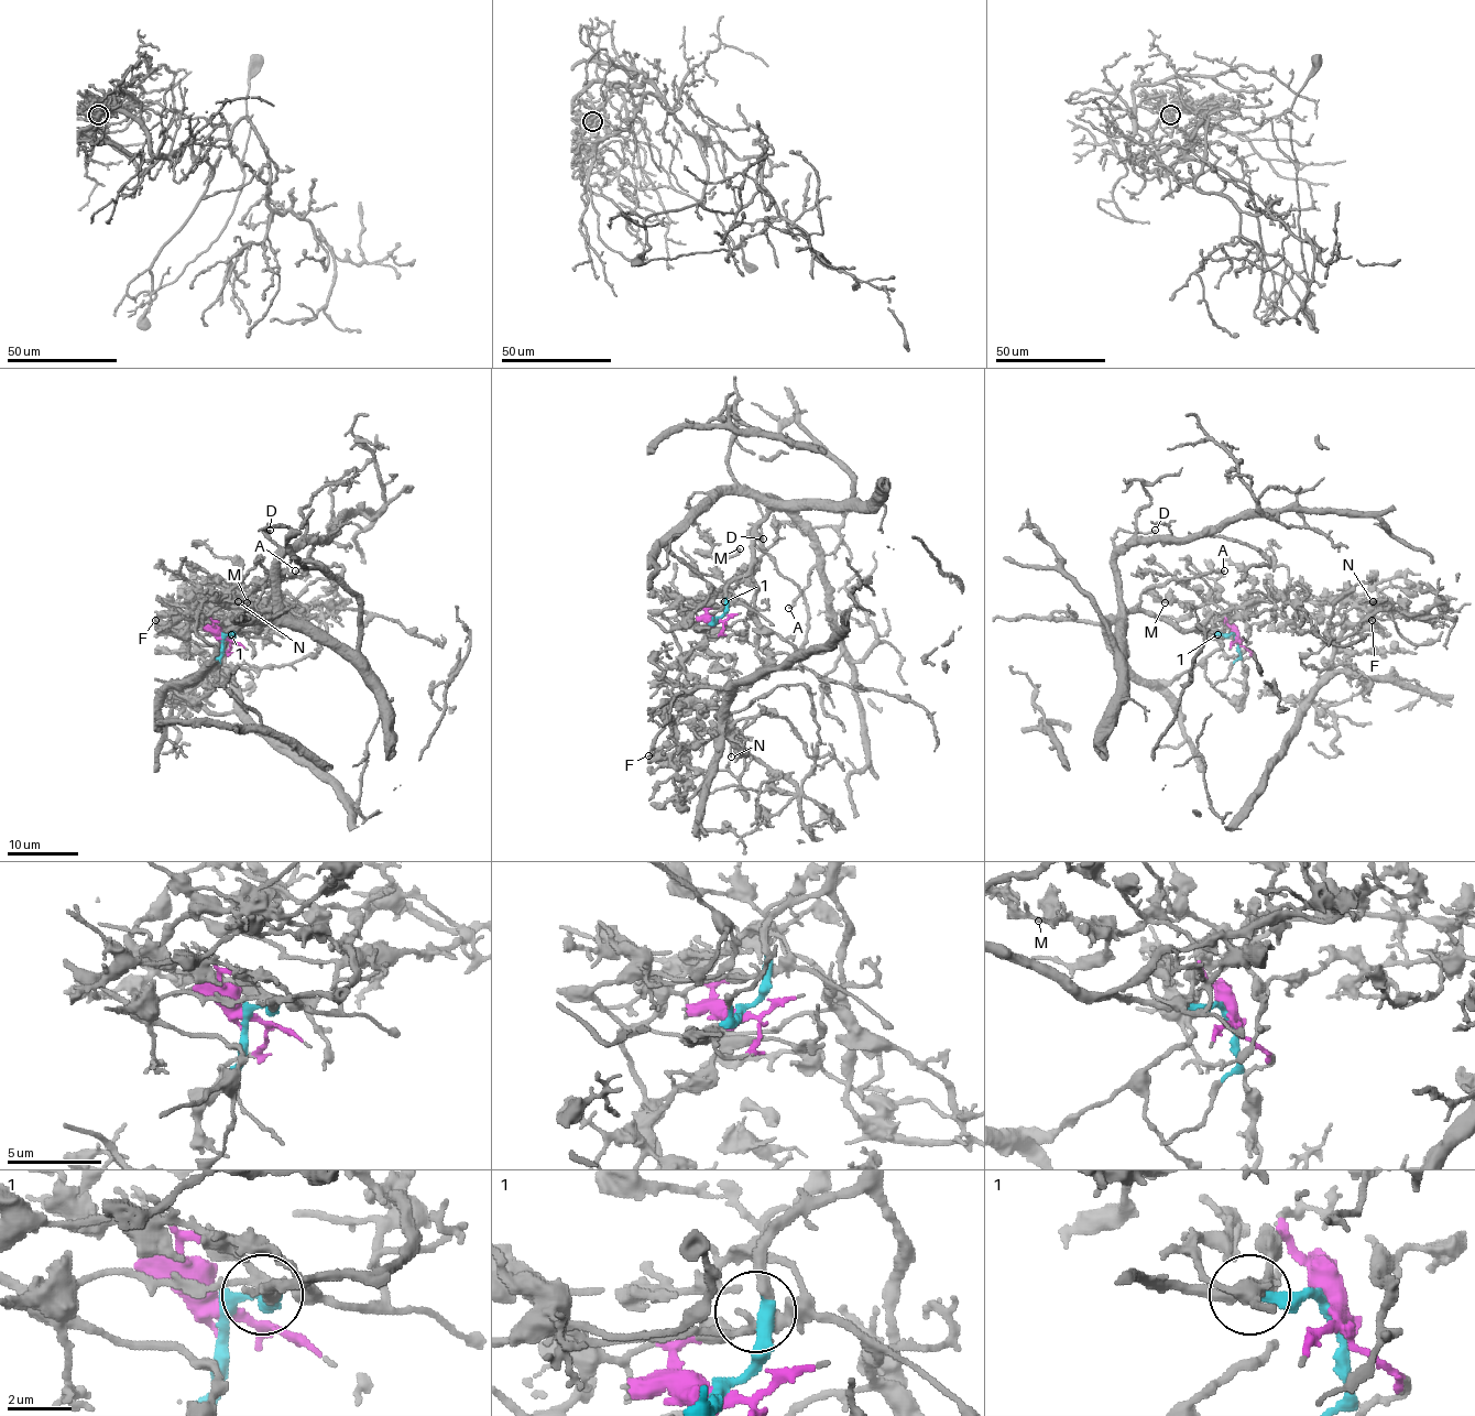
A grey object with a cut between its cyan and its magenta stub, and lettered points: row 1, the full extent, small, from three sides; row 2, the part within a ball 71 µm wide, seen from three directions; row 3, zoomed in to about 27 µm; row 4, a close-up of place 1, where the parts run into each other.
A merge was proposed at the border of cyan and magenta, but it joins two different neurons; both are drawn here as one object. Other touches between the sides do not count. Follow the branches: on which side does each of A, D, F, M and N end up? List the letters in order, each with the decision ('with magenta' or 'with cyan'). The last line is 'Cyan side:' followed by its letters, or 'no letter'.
A: with cyan
D: with cyan
F: with magenta
M: with magenta
N: with magenta
Cyan side: A, D

